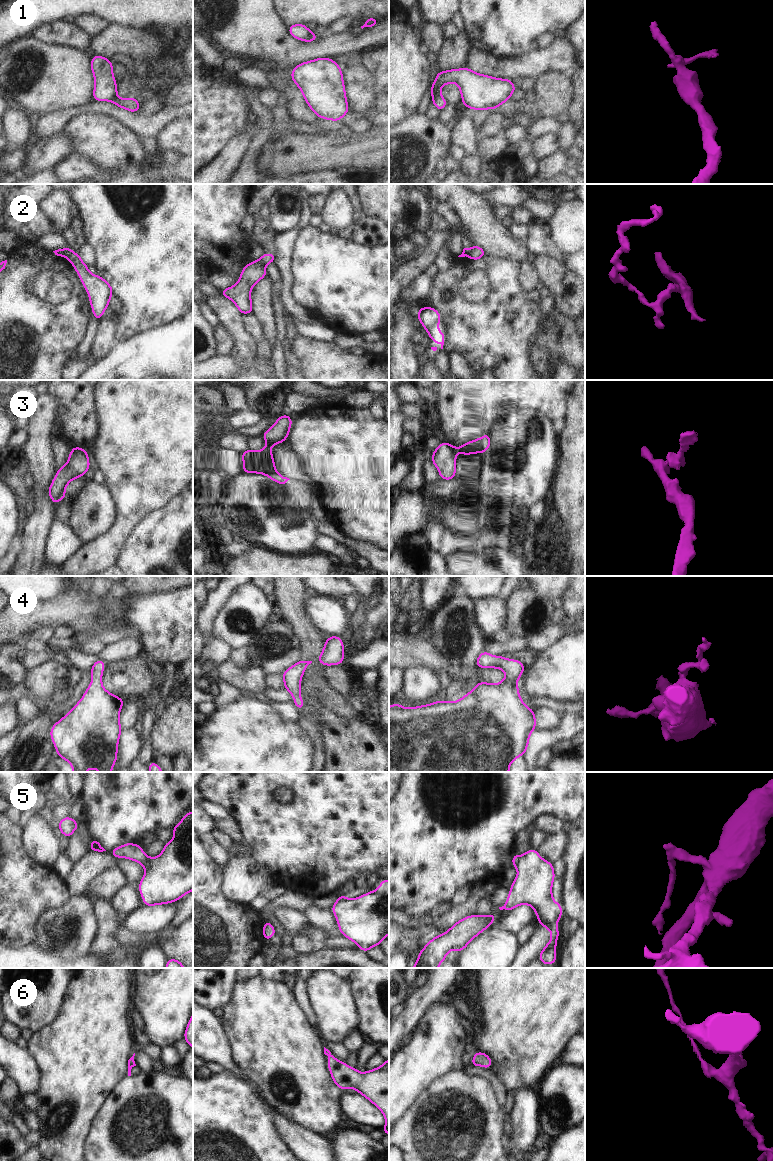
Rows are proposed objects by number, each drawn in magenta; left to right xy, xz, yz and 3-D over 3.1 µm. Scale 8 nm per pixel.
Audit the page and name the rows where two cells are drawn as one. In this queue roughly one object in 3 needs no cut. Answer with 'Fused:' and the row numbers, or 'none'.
Fused: 1, 2, 3, 5.

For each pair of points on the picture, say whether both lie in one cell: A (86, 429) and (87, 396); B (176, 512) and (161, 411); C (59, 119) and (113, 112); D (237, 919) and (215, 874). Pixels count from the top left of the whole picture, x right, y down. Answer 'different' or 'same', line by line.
A: same
B: different
C: same
D: same

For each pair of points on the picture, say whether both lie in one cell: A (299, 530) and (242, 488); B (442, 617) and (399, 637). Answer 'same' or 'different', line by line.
A: same
B: different

